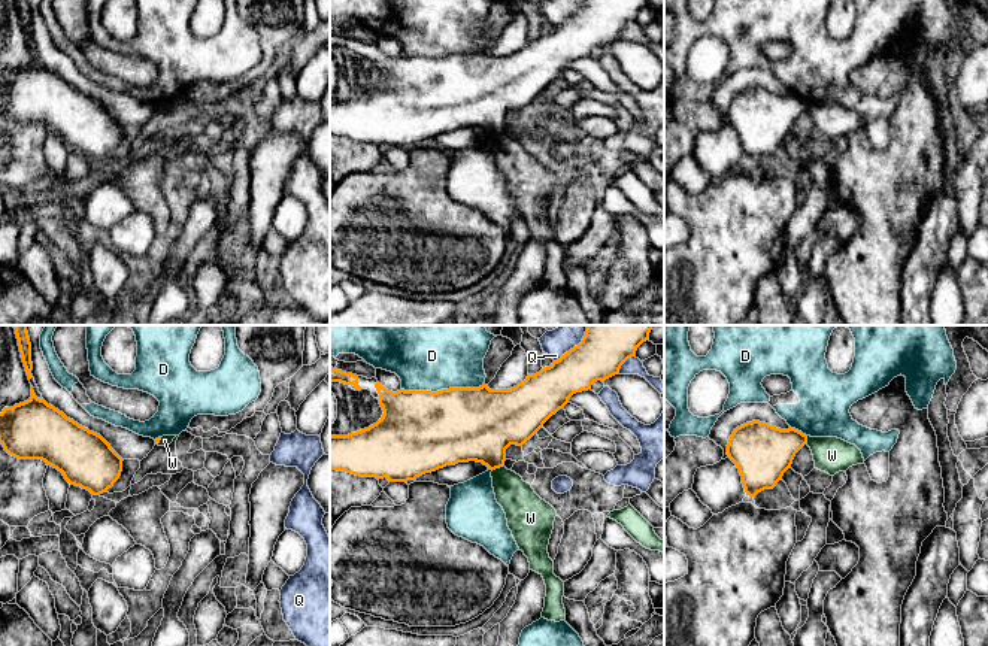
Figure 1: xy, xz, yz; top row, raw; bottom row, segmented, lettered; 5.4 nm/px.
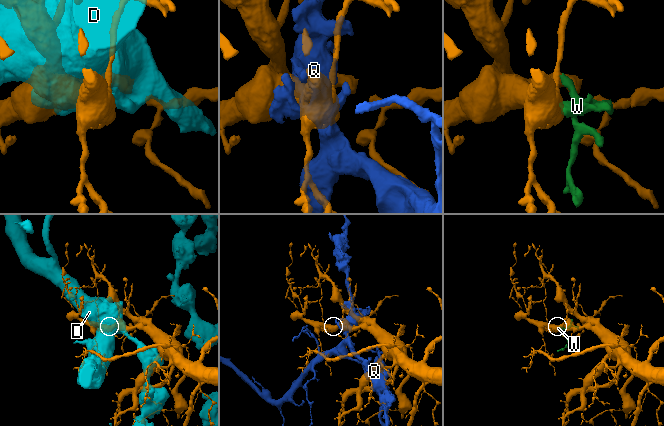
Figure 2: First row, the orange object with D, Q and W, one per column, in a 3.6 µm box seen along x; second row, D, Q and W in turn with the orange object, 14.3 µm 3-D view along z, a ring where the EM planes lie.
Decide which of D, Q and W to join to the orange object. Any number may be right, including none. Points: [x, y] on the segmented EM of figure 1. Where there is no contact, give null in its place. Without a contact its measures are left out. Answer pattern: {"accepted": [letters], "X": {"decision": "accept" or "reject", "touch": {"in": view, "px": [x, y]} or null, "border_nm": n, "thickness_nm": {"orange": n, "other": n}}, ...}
{"accepted": [], "D": {"decision": "reject", "touch": {"in": "xz", "px": [442, 390]}, "border_nm": 440, "thickness_nm": {"orange": 440, "other": 500}}, "Q": {"decision": "reject", "touch": {"in": "xz", "px": [624, 361]}, "border_nm": 140, "thickness_nm": {"orange": 320, "other": 100}}, "W": {"decision": "reject", "touch": {"in": "xz", "px": [497, 467]}, "border_nm": 60, "thickness_nm": {"orange": 380, "other": 200}}}

